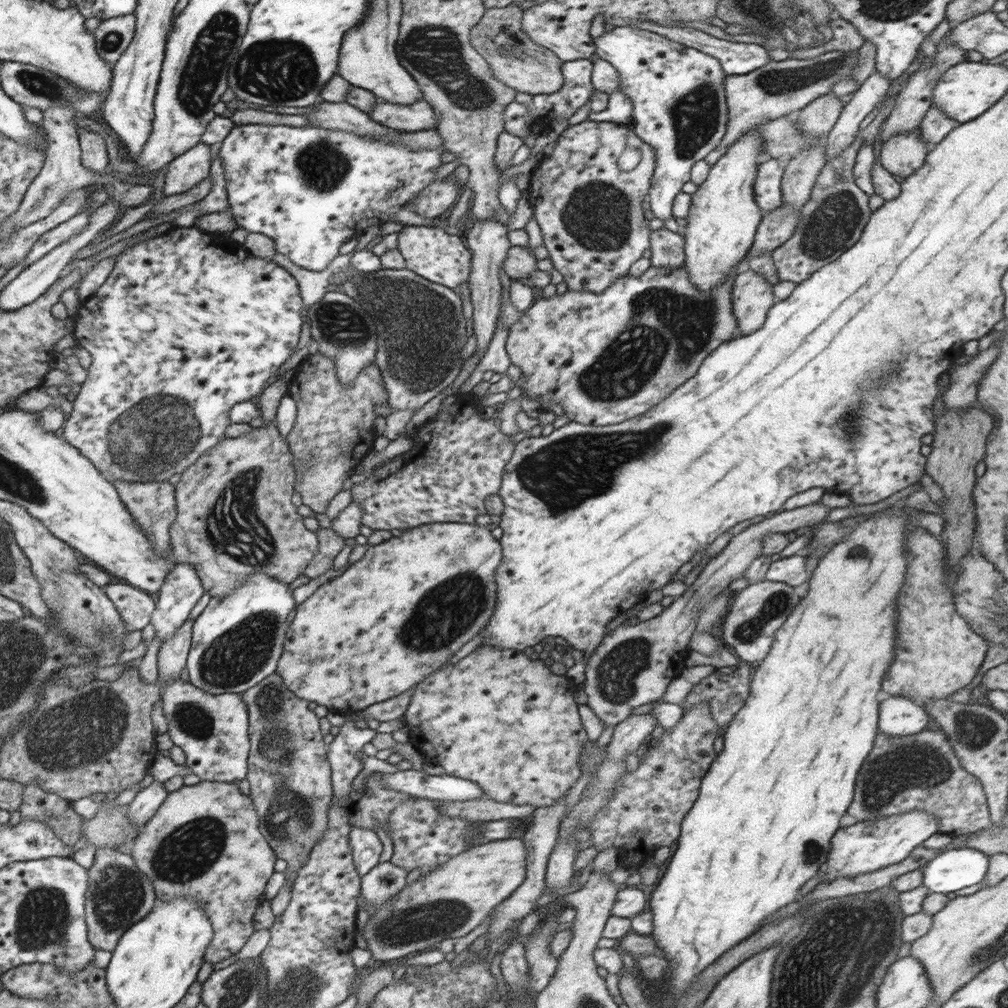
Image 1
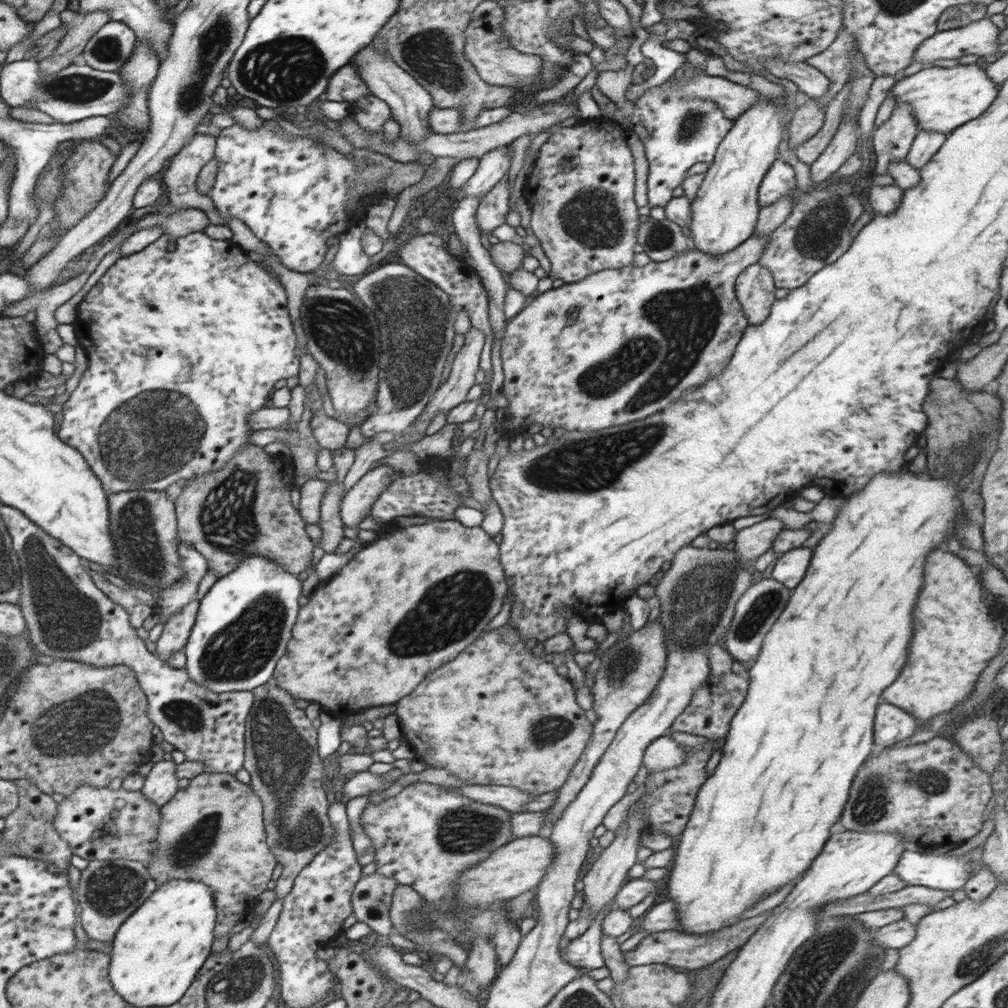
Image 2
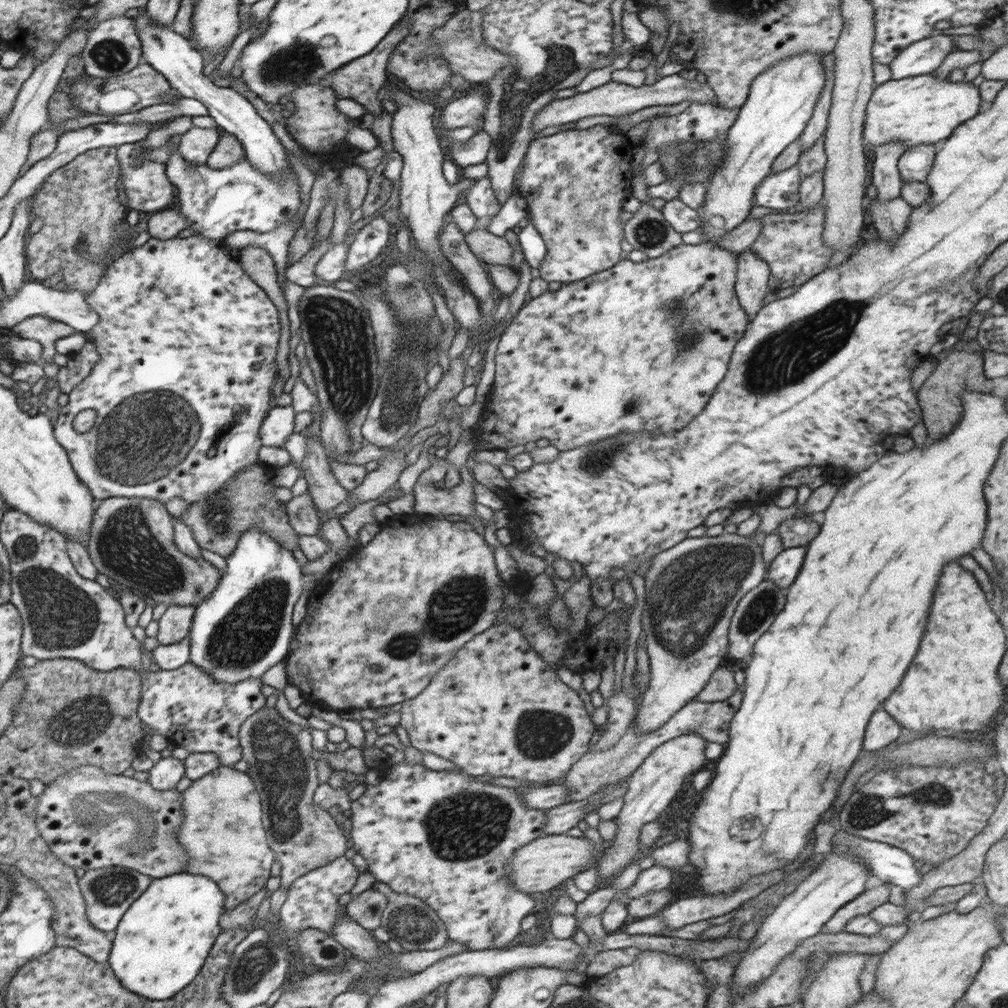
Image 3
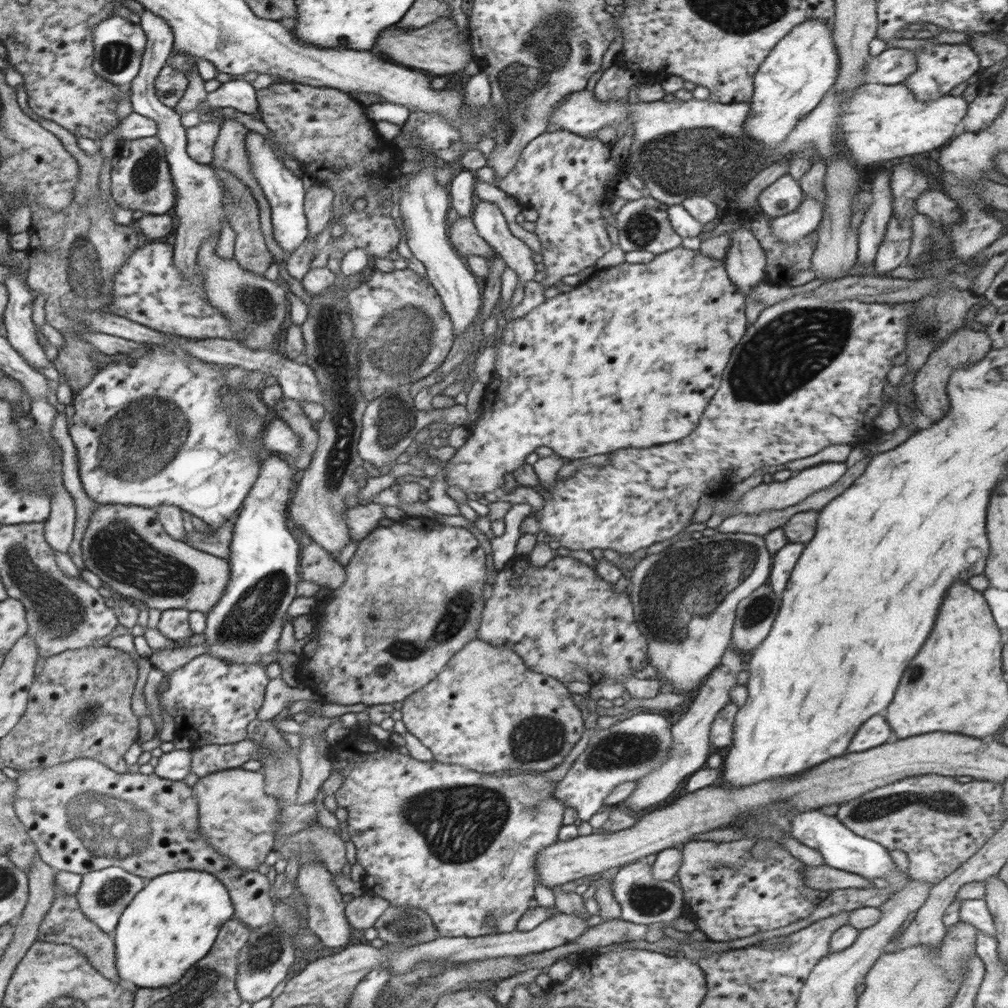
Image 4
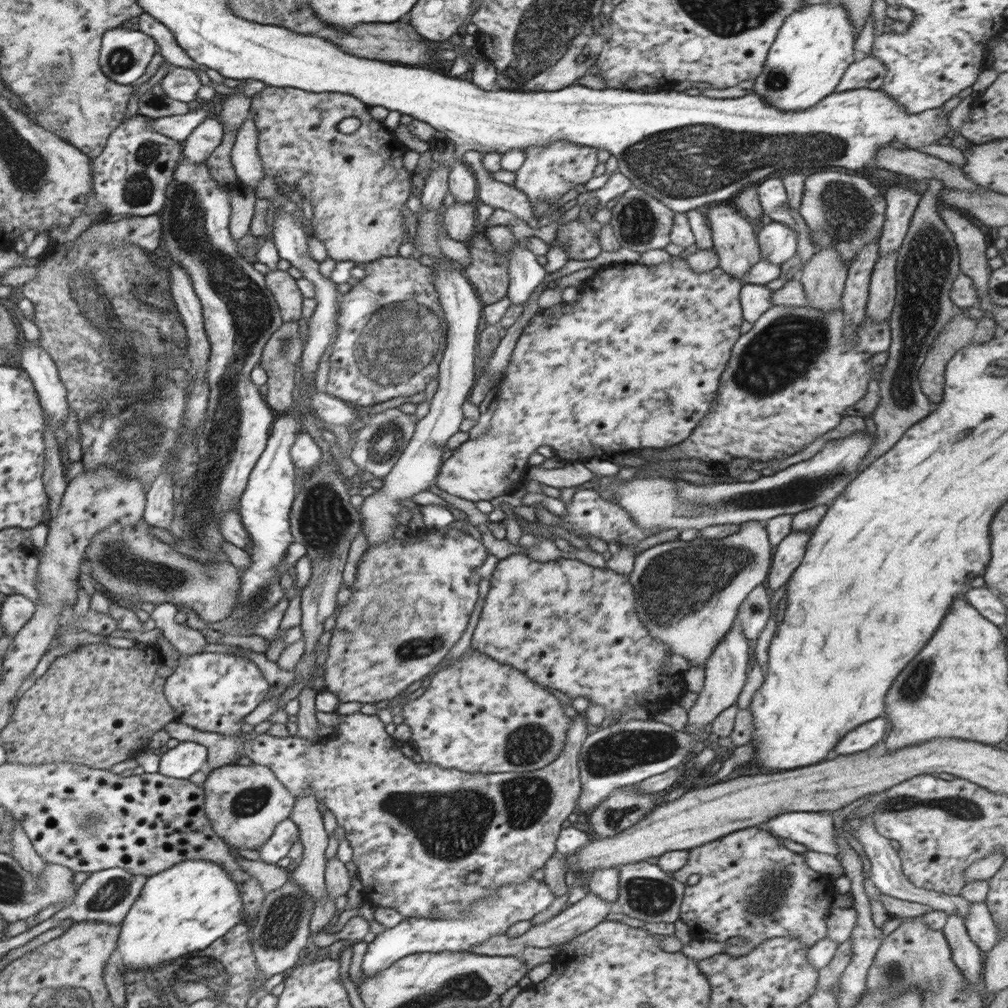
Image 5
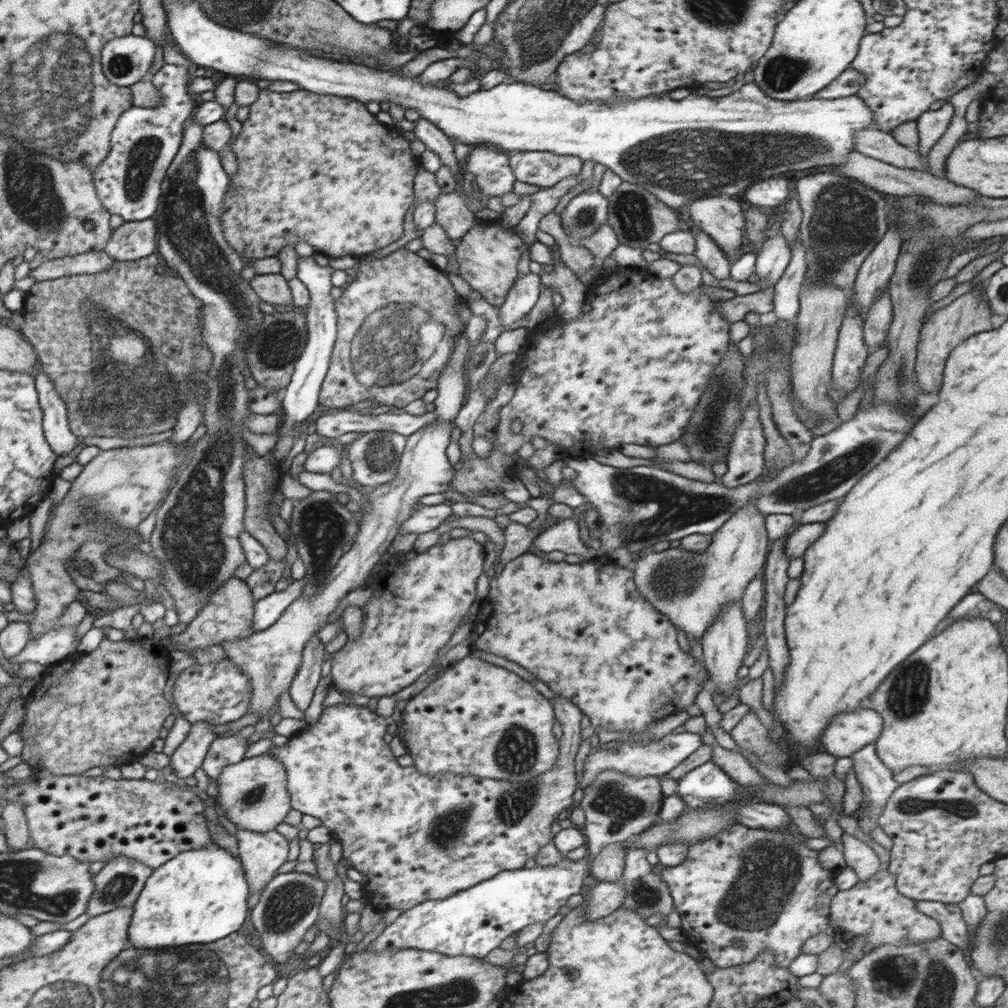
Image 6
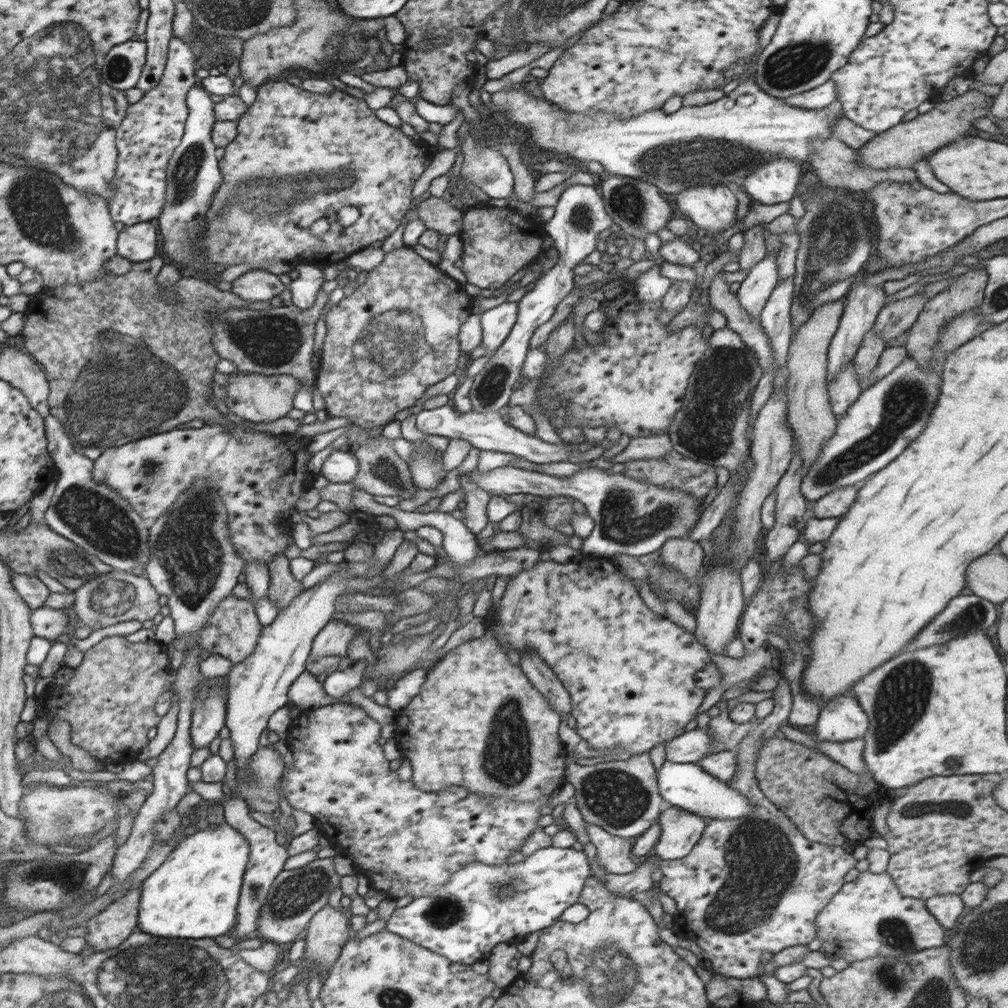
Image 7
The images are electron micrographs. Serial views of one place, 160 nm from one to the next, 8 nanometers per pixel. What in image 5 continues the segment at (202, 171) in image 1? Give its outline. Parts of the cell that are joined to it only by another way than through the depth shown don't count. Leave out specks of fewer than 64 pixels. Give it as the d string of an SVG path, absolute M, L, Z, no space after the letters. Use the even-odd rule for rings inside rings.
M213 116L203 120L183 141L182 157L205 162L223 139L223 124Z

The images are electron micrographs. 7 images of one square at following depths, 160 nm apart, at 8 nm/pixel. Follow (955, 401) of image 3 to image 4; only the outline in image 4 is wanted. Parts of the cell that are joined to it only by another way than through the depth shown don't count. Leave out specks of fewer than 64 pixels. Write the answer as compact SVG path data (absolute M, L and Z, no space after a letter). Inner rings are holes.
M956 329L930 353L928 360L917 371L913 383L913 391L919 409L928 417L929 422L936 422L950 410L950 401L947 395L947 384L950 375L960 365L978 362L981 358L984 358L984 355L990 349L992 349L992 341L984 331L975 332L968 329Z

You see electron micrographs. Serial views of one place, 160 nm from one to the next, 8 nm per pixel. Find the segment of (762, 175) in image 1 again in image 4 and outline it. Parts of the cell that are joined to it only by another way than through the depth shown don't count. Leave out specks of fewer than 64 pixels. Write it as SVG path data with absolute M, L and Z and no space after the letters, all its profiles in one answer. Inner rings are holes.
M789 173L782 175L762 191L757 206L762 214L770 219L787 216L800 207L804 196L799 180L794 179L794 176Z

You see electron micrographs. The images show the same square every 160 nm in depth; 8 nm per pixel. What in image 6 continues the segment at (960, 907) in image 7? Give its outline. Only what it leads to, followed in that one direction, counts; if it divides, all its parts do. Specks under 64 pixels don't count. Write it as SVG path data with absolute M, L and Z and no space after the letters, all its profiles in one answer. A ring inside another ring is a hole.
M920 901L917 909L935 918L941 926L941 937L950 944L963 950L964 954L972 948L972 938L968 933L968 925L961 913L959 903L946 904L934 901Z

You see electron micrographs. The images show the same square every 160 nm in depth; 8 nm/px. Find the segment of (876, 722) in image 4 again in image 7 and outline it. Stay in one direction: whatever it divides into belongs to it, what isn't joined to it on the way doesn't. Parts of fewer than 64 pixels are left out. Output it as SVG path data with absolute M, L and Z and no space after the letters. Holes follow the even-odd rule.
M852 695L836 696L820 708L817 725L813 727L817 740L848 742L866 736L868 715Z

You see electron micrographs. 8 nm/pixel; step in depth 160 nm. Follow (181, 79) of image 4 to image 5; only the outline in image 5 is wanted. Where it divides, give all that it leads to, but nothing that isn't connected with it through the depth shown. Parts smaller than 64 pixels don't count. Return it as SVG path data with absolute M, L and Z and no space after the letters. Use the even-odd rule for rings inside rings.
M174 67L168 71L160 84L170 98L191 104L205 81L199 71Z

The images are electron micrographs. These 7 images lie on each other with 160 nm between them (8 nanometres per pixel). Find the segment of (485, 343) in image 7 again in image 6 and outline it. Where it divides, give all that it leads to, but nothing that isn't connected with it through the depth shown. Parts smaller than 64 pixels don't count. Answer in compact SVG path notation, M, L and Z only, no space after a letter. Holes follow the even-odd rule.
M531 272L518 274L504 298L504 302L499 306L500 323L502 323L504 331L508 330L511 324L524 319L528 315L540 298L542 289L538 274Z

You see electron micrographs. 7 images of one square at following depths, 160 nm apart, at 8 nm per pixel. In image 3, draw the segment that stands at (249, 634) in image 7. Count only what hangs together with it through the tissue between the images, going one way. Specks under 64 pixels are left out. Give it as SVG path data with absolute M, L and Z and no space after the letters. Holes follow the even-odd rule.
M149 497L104 499L96 505L87 551L98 573L153 600L155 605L196 606L219 585L220 572L209 561L191 557L176 546L174 517L164 505Z

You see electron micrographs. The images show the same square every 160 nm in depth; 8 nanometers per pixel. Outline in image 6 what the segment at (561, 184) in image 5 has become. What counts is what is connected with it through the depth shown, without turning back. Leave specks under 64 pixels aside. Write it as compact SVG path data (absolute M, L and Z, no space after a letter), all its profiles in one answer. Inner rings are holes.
M518 152L509 158L509 165L518 182L537 186L540 190L552 188L568 175L579 178L584 160L577 156L560 156L553 152Z

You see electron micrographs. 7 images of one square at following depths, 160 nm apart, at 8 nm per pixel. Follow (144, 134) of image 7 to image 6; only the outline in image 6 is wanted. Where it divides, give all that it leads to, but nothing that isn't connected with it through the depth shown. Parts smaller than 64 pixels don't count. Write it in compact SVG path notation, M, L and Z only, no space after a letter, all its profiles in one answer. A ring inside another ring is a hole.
M166 62L154 76L149 77L161 94L159 105L141 107L133 104L121 114L113 130L111 152L93 172L94 183L97 183L97 191L106 210L122 217L125 222L146 221L158 210L163 179L198 103L187 90L191 77L192 70Z

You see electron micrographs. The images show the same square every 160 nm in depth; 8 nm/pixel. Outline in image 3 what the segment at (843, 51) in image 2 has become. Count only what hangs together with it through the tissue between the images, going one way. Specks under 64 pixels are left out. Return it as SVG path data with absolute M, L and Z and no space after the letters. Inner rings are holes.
M823 55L823 63L825 64L826 84L823 91L820 93L817 105L814 107L814 112L807 122L805 129L799 136L801 150L807 150L817 143L817 140L825 134L827 122L829 119L829 110L831 109L831 96L834 86L834 55Z

